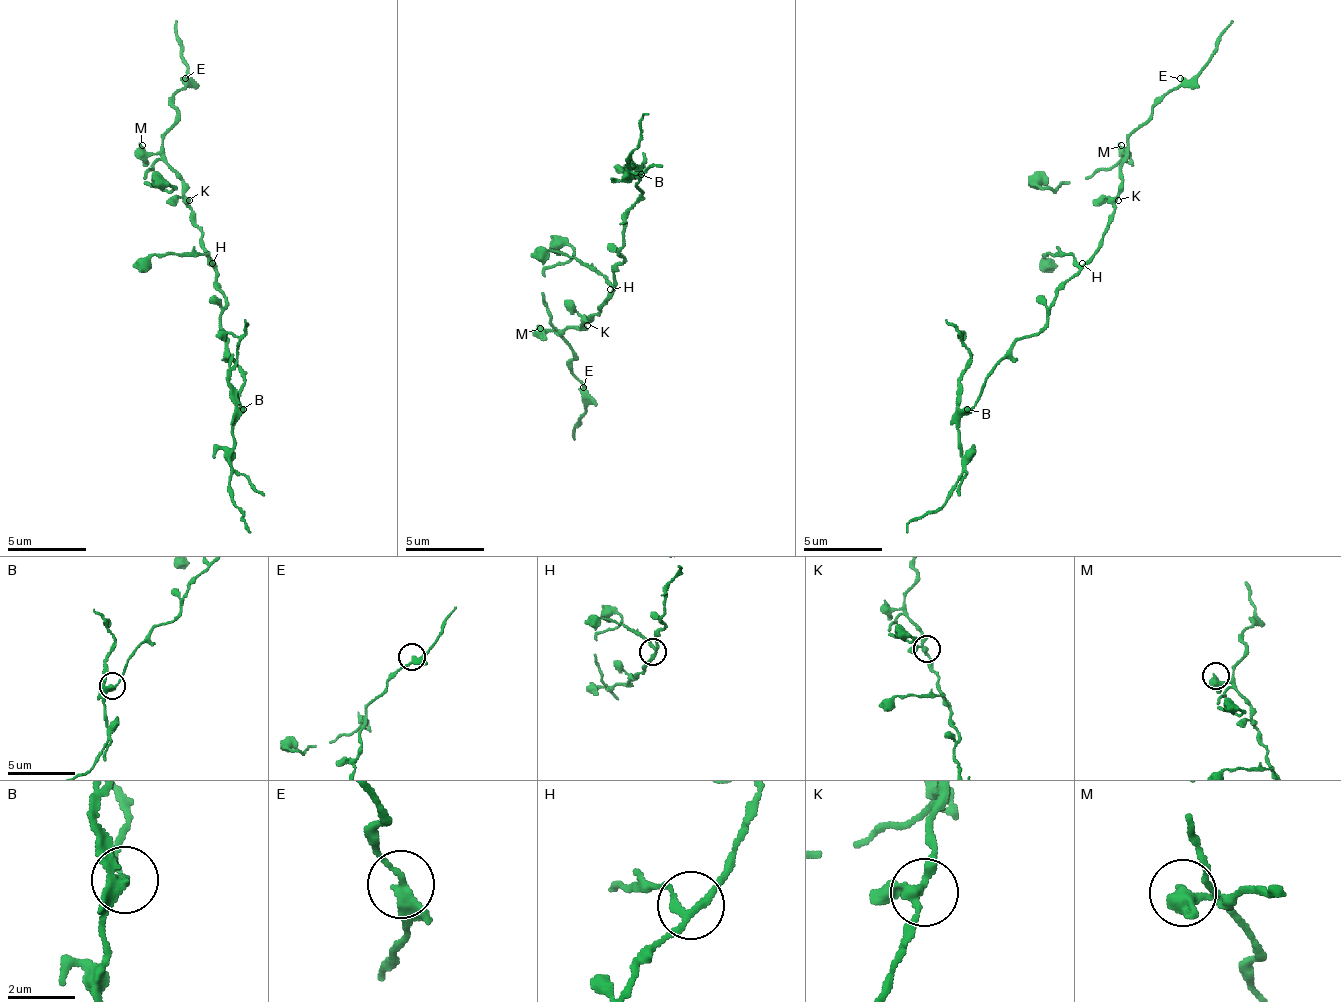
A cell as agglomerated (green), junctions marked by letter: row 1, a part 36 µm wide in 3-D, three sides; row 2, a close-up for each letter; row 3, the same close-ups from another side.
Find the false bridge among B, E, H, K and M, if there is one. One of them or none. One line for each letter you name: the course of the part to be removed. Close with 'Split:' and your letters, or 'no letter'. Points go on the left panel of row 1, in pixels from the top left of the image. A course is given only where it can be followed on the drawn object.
B: foreign part runs (244, 408), (232, 428), (232, 479), (228, 494), (244, 510), (244, 522), (251, 533)
Split: B

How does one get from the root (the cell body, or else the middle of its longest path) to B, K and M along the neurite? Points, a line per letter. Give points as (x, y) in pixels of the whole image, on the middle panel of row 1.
B: (614, 277), (614, 270), (622, 262), (618, 246), (626, 215), (638, 203), (642, 175)
K: (614, 277), (614, 289), (587, 325)
M: (614, 277), (614, 289), (606, 301), (579, 328), (540, 328)

